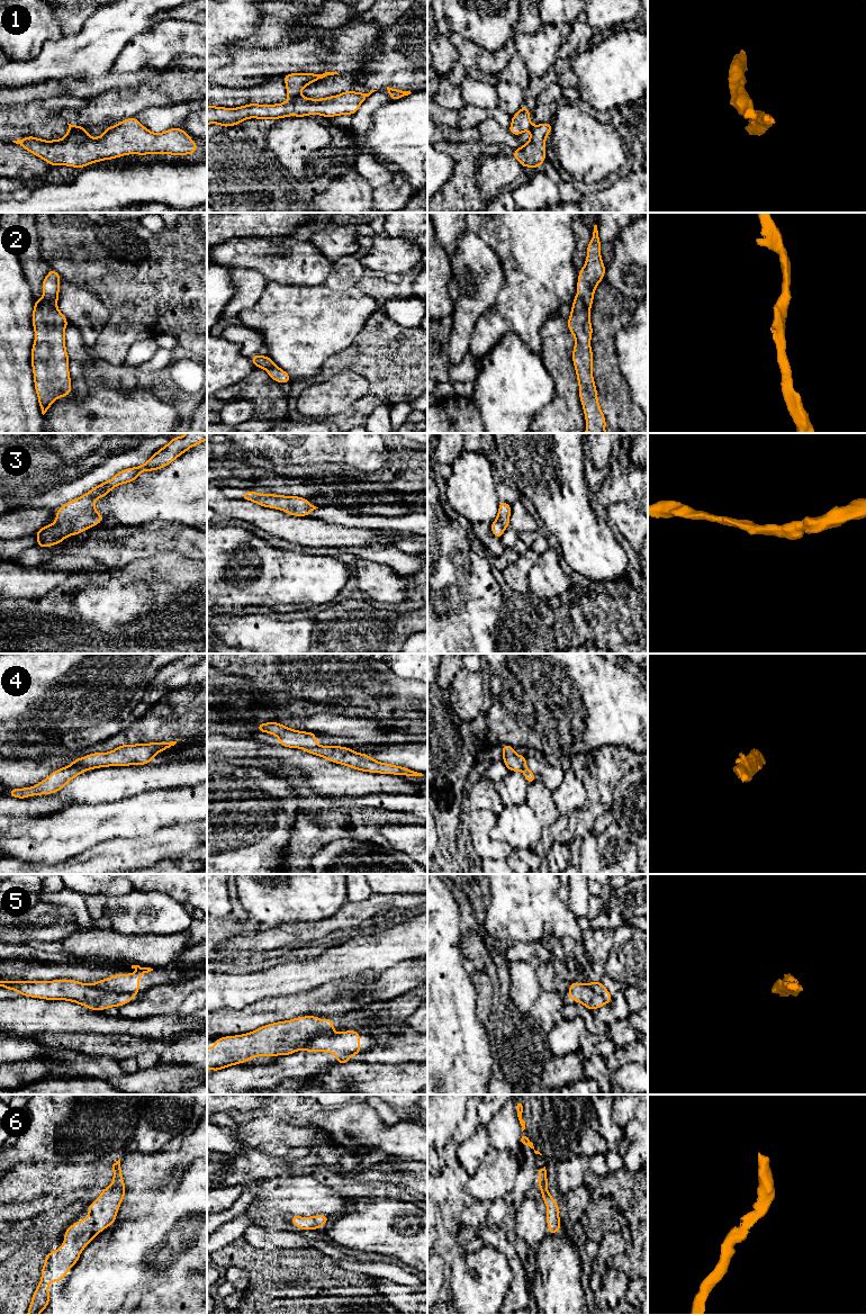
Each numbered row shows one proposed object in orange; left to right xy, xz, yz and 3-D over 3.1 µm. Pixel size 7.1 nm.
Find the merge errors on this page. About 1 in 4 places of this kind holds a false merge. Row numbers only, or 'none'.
1, 5

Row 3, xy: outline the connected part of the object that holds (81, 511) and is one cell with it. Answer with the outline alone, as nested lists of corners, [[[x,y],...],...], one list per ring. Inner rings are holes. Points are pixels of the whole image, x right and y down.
[[[187,433],[183,436],[175,436],[144,465],[124,469],[110,480],[99,484],[79,498],[67,502],[55,511],[57,519],[54,523],[40,528],[35,533],[37,537],[36,546],[47,548],[53,544],[60,544],[66,537],[79,534],[98,525],[103,520],[103,515],[94,508],[97,498],[105,497],[118,485],[135,481],[143,471],[159,470],[170,465],[187,450],[206,440],[207,433]]]

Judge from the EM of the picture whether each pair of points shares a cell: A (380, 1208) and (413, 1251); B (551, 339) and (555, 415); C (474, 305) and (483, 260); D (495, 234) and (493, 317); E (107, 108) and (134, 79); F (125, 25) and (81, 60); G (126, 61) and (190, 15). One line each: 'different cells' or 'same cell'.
A: same cell
B: same cell
C: same cell
D: different cells
E: different cells
F: same cell
G: different cells

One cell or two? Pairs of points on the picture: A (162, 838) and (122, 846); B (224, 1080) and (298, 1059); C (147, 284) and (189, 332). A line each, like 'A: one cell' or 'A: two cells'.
A: one cell
B: one cell
C: one cell

